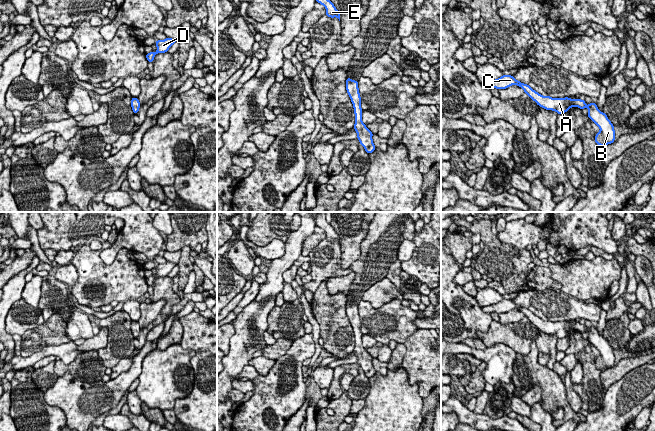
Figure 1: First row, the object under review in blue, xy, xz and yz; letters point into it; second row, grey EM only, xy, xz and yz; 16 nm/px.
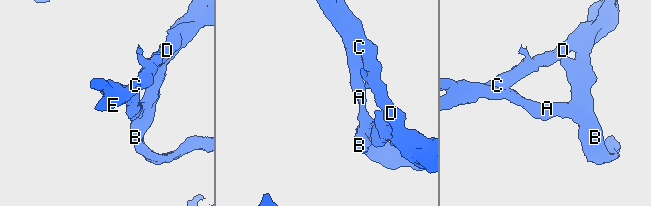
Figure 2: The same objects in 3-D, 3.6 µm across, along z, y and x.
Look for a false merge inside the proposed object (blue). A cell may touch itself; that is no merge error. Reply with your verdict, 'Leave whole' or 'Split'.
Leave whole

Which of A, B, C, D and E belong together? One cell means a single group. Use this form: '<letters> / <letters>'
A B C D E

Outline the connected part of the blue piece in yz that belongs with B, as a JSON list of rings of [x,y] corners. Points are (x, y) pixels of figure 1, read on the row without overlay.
[[[503,299],[498,303],[483,307],[485,313],[491,314],[506,313],[512,309],[521,311],[524,316],[537,327],[538,330],[546,334],[556,335],[557,338],[564,338],[572,331],[578,331],[580,333],[588,332],[587,340],[600,352],[600,355],[595,359],[595,366],[597,369],[606,370],[612,368],[615,365],[615,354],[608,340],[601,336],[597,328],[591,326],[589,329],[585,327],[585,324],[565,322],[552,322],[550,320],[543,320],[533,314],[529,309],[521,307],[516,304],[512,299]]]

